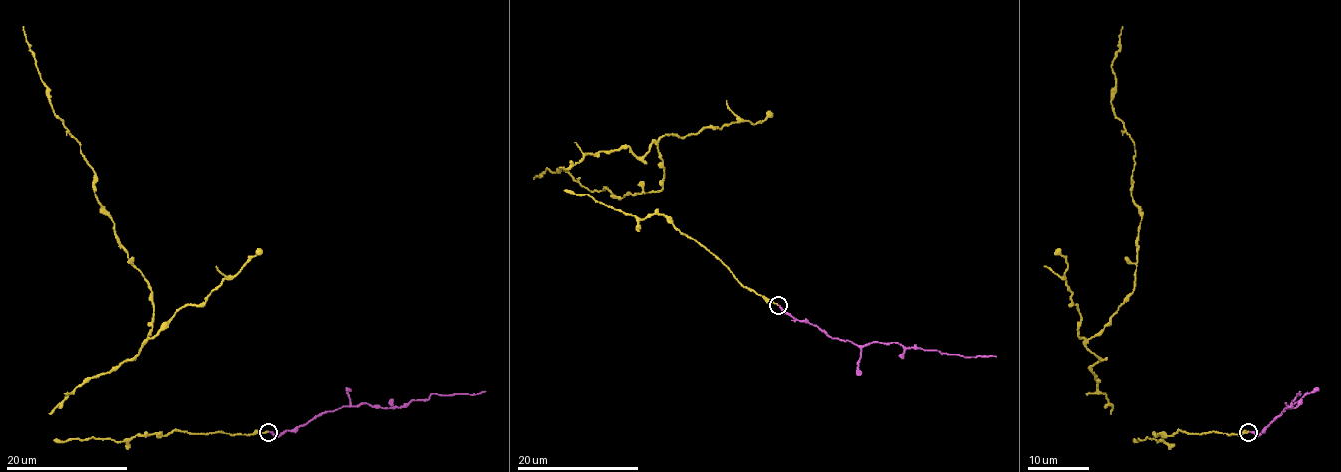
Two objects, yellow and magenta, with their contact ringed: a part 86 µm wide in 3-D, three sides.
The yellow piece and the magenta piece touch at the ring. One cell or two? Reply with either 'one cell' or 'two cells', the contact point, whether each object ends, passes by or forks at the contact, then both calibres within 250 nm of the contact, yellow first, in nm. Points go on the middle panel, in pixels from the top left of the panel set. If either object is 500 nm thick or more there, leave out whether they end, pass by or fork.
one cell; place (778, 305); yellow ends; magenta ends; calibres 130 and 170 nm

